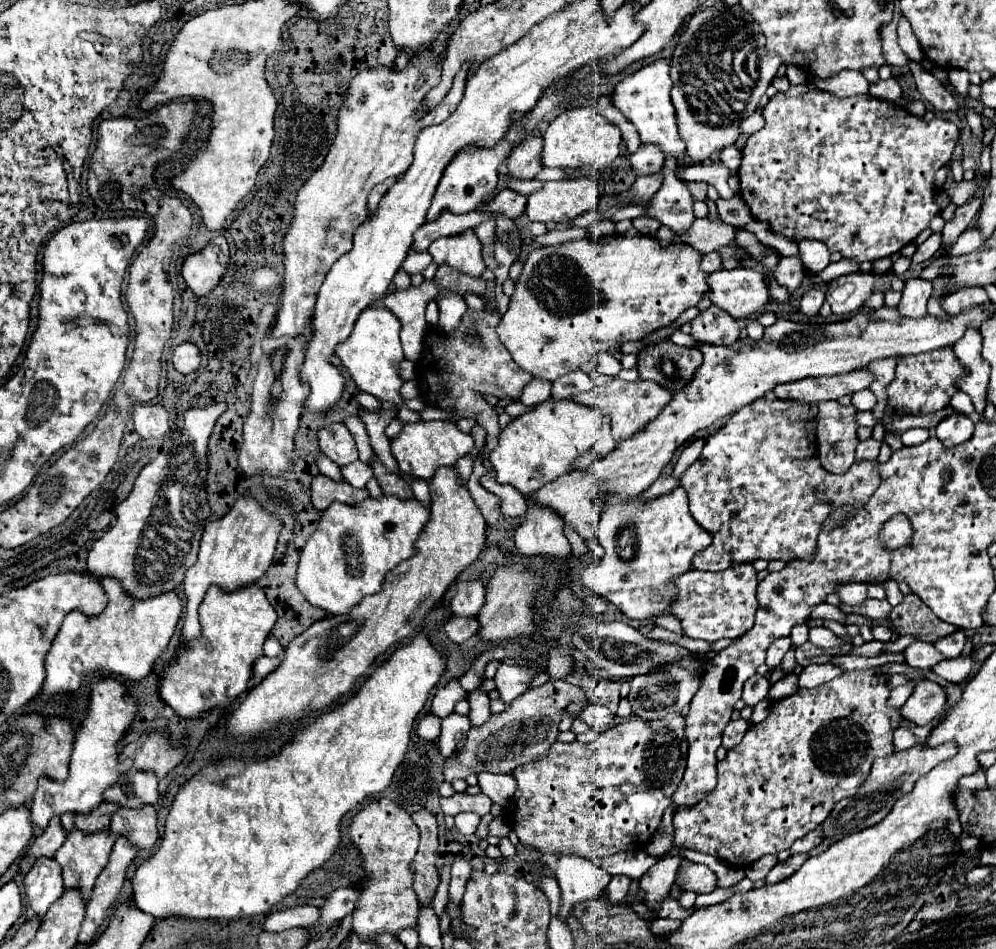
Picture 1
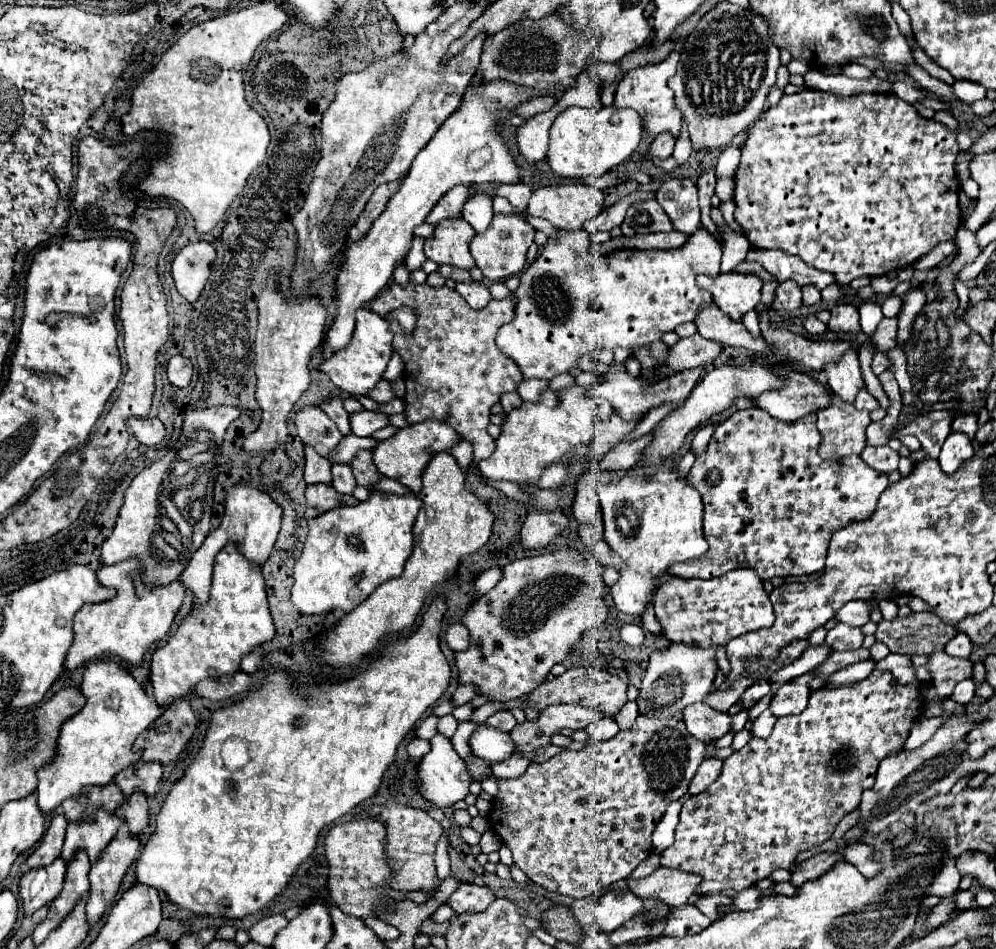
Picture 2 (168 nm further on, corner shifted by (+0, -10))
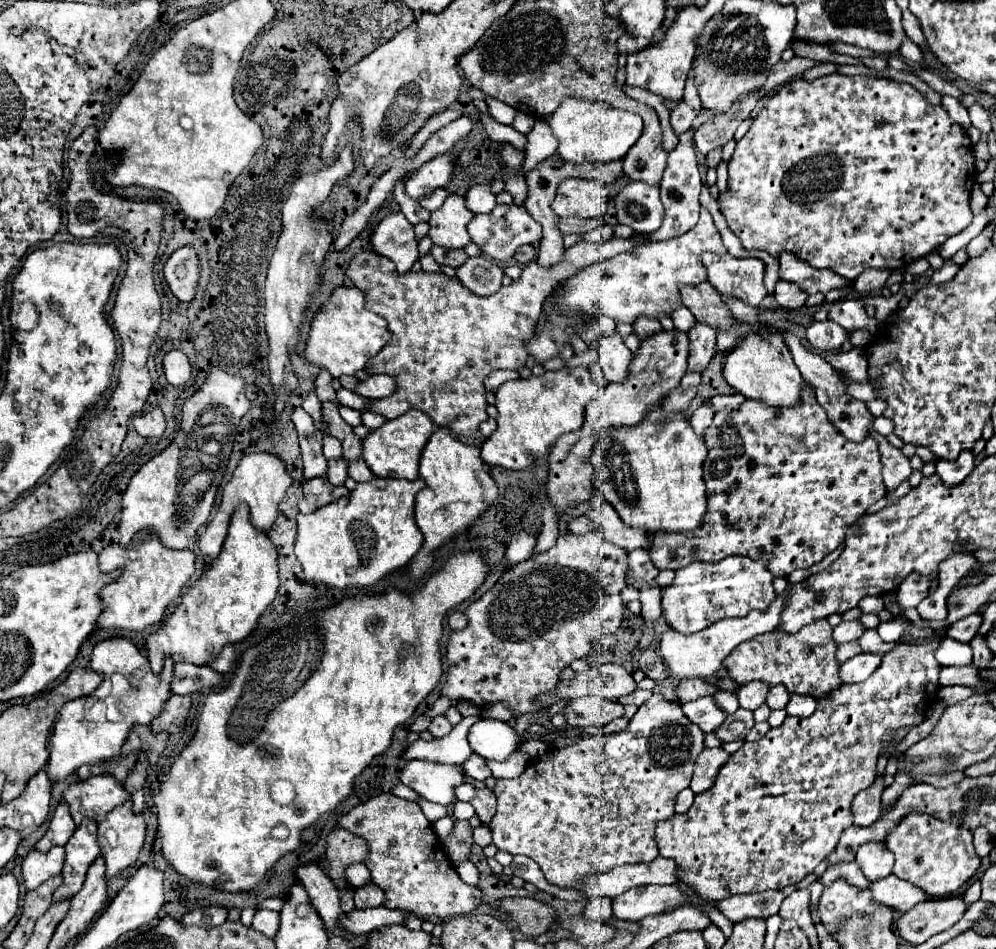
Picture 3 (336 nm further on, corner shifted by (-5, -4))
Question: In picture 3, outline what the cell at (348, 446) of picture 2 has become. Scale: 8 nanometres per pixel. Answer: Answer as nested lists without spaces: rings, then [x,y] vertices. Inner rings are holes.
[[[325,436],[325,444],[323,444],[323,454],[325,454],[325,458],[329,460],[329,458],[339,458],[341,454],[343,454],[343,448],[341,448],[341,442],[337,440],[337,438],[333,438],[333,436]]]

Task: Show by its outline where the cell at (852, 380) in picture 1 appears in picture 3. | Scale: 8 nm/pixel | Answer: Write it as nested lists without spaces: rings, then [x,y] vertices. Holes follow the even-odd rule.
[[[765,324],[753,334],[743,336],[741,342],[727,354],[723,376],[745,398],[761,400],[769,406],[797,406],[799,392],[805,384],[791,358],[791,352],[787,350],[787,344],[783,342],[783,334],[779,334],[777,328]],[[763,332],[767,332],[769,336],[763,338]]]

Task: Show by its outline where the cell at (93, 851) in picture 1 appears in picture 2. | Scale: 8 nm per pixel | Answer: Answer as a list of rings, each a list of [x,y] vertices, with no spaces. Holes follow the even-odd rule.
[[[98,812],[96,822],[88,824],[68,824],[66,832],[66,842],[62,848],[62,860],[68,864],[78,850],[86,850],[90,856],[90,862],[98,862],[100,854],[106,850],[106,846],[114,840],[118,828],[124,824],[122,818],[108,814],[108,812]]]

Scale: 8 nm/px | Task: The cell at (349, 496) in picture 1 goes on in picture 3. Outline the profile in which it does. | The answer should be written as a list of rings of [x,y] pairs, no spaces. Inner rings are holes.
[[[311,478],[303,484],[303,494],[305,498],[299,500],[297,508],[301,514],[311,514],[313,510],[331,504],[335,500],[339,500],[341,496],[349,494],[349,490],[345,486],[331,486],[331,482],[327,482],[327,478]]]

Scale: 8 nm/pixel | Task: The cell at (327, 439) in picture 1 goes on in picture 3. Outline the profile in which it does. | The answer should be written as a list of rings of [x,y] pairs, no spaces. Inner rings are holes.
[[[311,388],[309,394],[307,394],[307,398],[303,400],[301,408],[311,414],[311,418],[315,420],[315,424],[317,424],[323,432],[327,432],[327,428],[325,428],[325,424],[323,424],[323,420],[321,420],[321,406],[319,406],[319,404],[321,404],[321,402],[319,402],[319,398],[317,398],[317,394],[315,394],[315,388]]]

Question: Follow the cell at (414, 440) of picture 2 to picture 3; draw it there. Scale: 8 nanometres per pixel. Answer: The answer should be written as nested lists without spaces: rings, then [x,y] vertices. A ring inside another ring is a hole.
[[[409,410],[407,414],[399,416],[397,420],[387,420],[381,428],[371,430],[363,440],[363,454],[361,458],[377,478],[407,478],[415,480],[419,476],[419,456],[423,446],[433,432],[433,422],[421,410]]]

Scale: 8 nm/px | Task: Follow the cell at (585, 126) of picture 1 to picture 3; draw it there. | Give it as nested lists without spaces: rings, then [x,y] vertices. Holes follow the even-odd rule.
[[[563,98],[559,108],[549,116],[549,126],[559,140],[557,154],[567,162],[613,162],[621,160],[643,132],[643,120],[637,114],[617,110],[605,102]]]

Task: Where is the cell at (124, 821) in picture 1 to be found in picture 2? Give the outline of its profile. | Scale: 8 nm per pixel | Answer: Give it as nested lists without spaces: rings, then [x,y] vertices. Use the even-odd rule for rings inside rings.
[[[140,792],[134,794],[130,800],[122,802],[122,804],[116,808],[116,816],[120,816],[120,818],[126,820],[128,828],[130,828],[130,834],[142,836],[144,830],[150,826],[146,796],[140,794]]]

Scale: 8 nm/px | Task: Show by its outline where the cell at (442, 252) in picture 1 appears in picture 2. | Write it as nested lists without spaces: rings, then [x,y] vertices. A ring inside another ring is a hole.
[[[446,220],[434,230],[434,236],[424,242],[424,252],[438,266],[446,264],[470,270],[476,266],[470,254],[470,240],[474,236],[476,232],[466,220]]]

